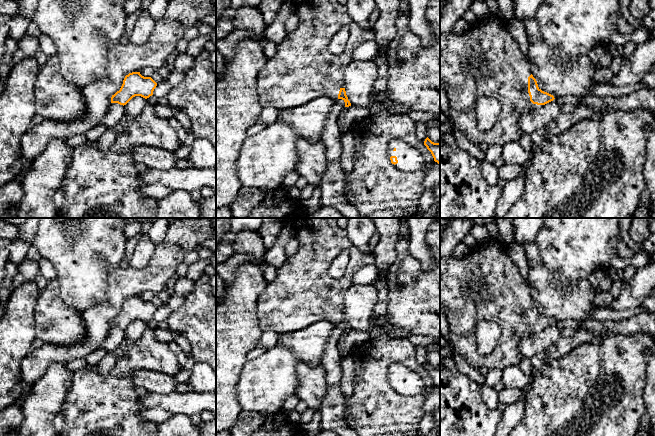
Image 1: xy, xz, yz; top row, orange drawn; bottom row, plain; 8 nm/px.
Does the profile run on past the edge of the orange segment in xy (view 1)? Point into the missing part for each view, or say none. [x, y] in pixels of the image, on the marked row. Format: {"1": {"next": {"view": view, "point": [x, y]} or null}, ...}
{"1": {"next": null}}

